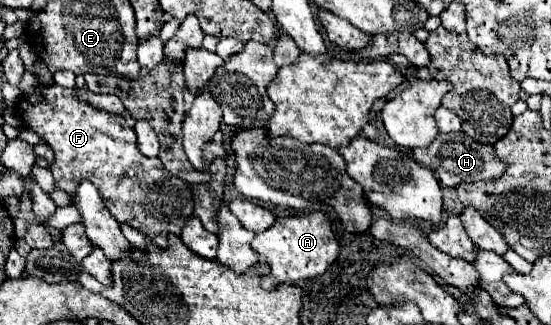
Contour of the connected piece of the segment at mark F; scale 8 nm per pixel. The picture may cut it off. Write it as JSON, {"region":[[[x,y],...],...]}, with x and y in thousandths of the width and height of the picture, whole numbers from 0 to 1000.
{"region":[[[71,262],[67,280],[53,298],[38,298],[34,342],[42,378],[60,397],[100,471],[100,508],[93,520],[100,569],[136,606],[136,588],[147,557],[165,557],[183,594],[198,655],[212,686],[227,686],[260,723],[267,723],[285,760],[303,754],[303,723],[328,723],[336,674],[350,662],[354,618],[347,563],[310,538],[292,514],[285,483],[263,483],[249,458],[245,403],[230,391],[227,366],[180,342],[158,317],[140,311],[136,274],[96,268],[85,274]]]}

